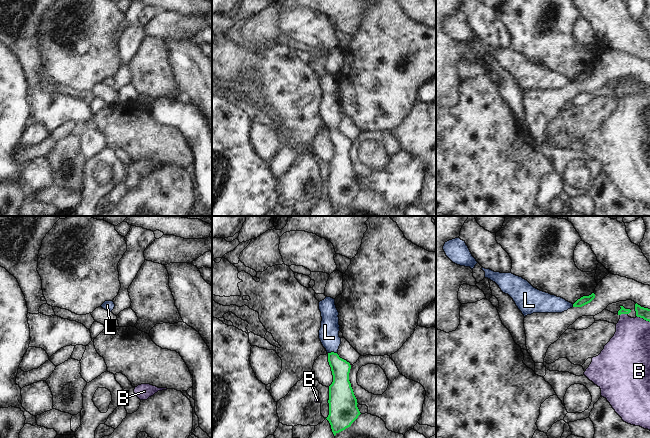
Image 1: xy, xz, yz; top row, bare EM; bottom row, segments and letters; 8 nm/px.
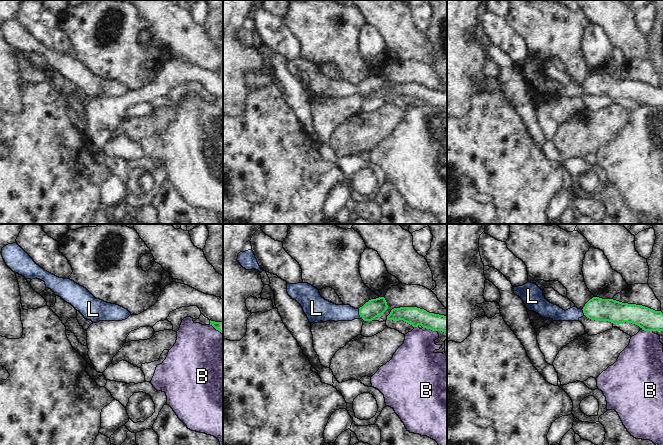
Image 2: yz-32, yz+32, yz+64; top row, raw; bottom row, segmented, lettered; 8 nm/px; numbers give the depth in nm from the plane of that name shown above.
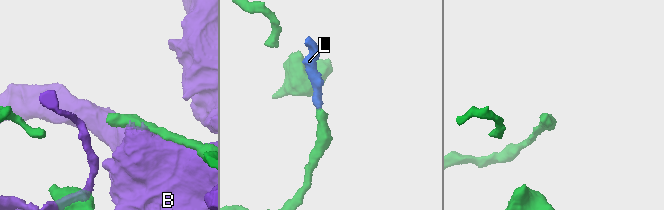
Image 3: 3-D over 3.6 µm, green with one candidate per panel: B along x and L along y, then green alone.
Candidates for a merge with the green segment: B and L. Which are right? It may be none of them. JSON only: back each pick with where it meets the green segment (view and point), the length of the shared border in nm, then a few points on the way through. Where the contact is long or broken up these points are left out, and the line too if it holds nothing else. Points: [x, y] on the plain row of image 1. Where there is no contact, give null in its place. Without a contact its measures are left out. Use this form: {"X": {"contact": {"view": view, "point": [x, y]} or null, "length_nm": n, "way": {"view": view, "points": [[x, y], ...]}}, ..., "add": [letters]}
{"L": {"contact": {"view": "xz", "point": [333, 128]}, "length_nm": 80, "way": {"view": "xz", "points": [[340, 144], [333, 134], [333, 128], [329, 108]]}}, "add": ["L"]}

